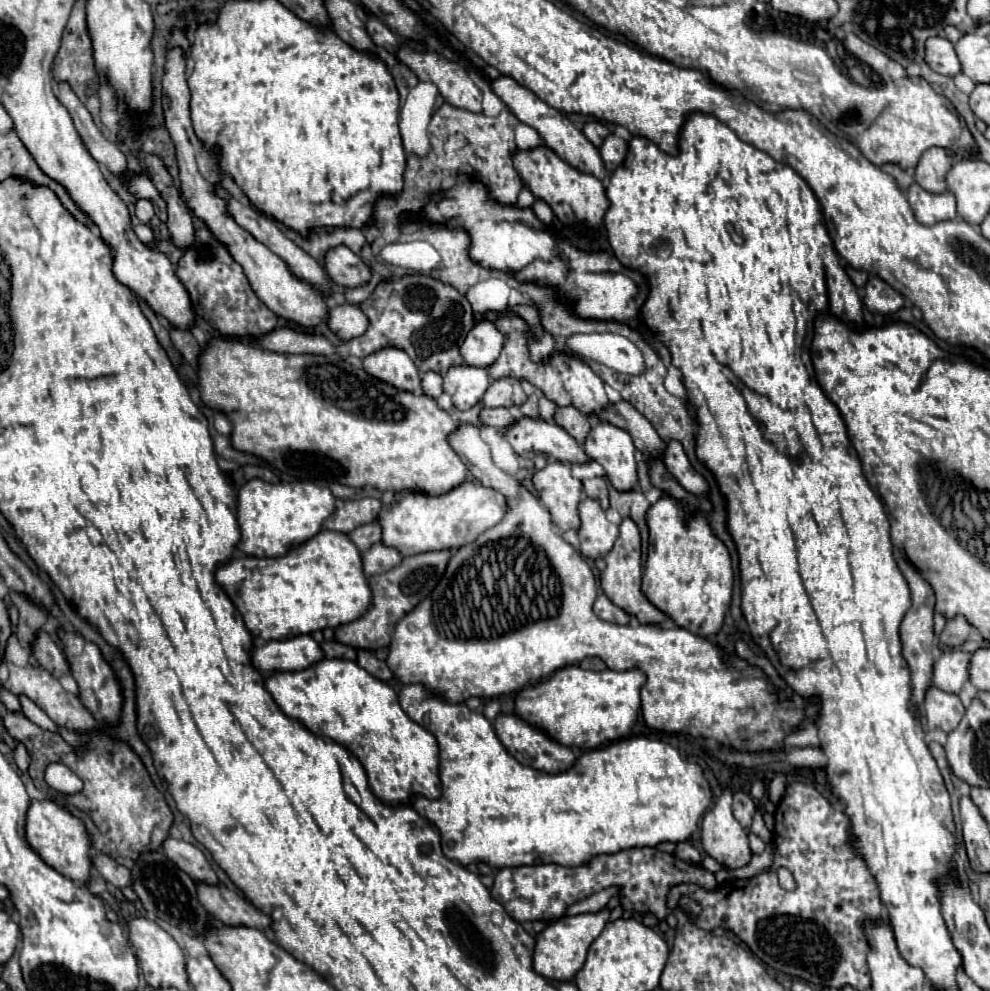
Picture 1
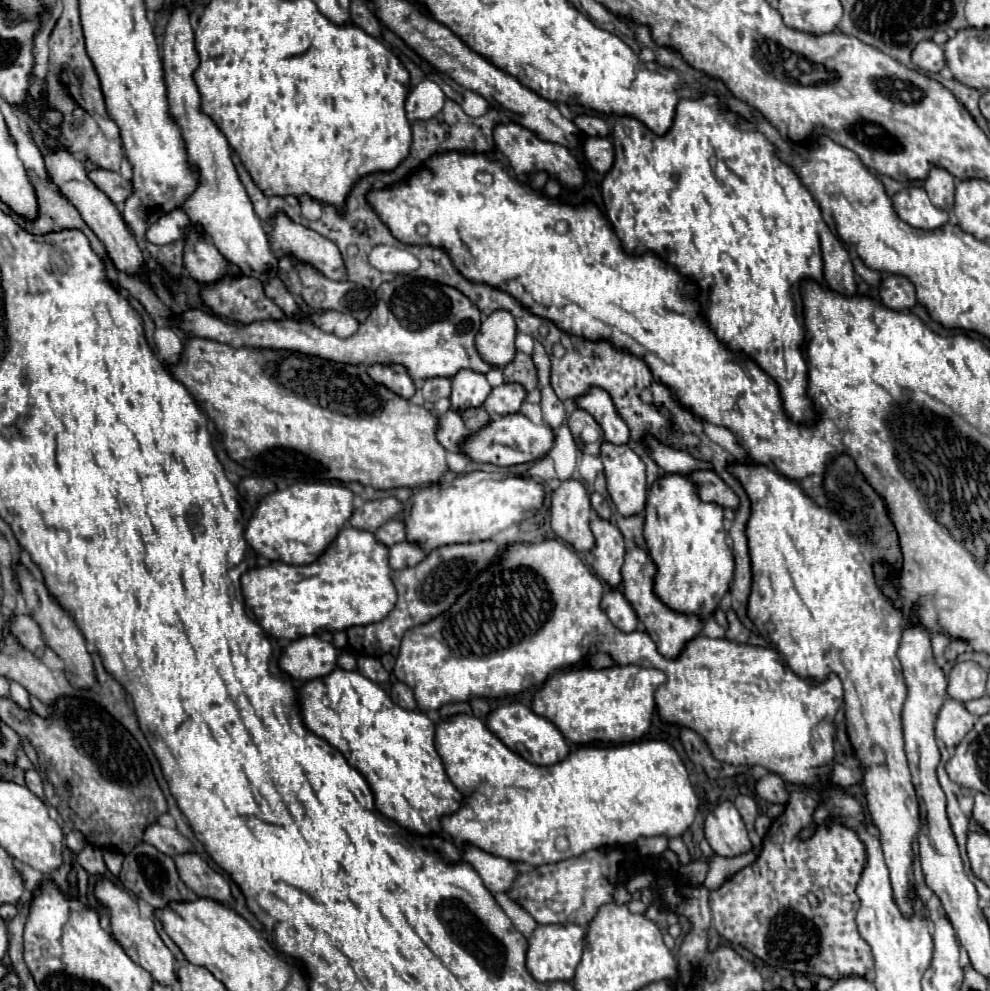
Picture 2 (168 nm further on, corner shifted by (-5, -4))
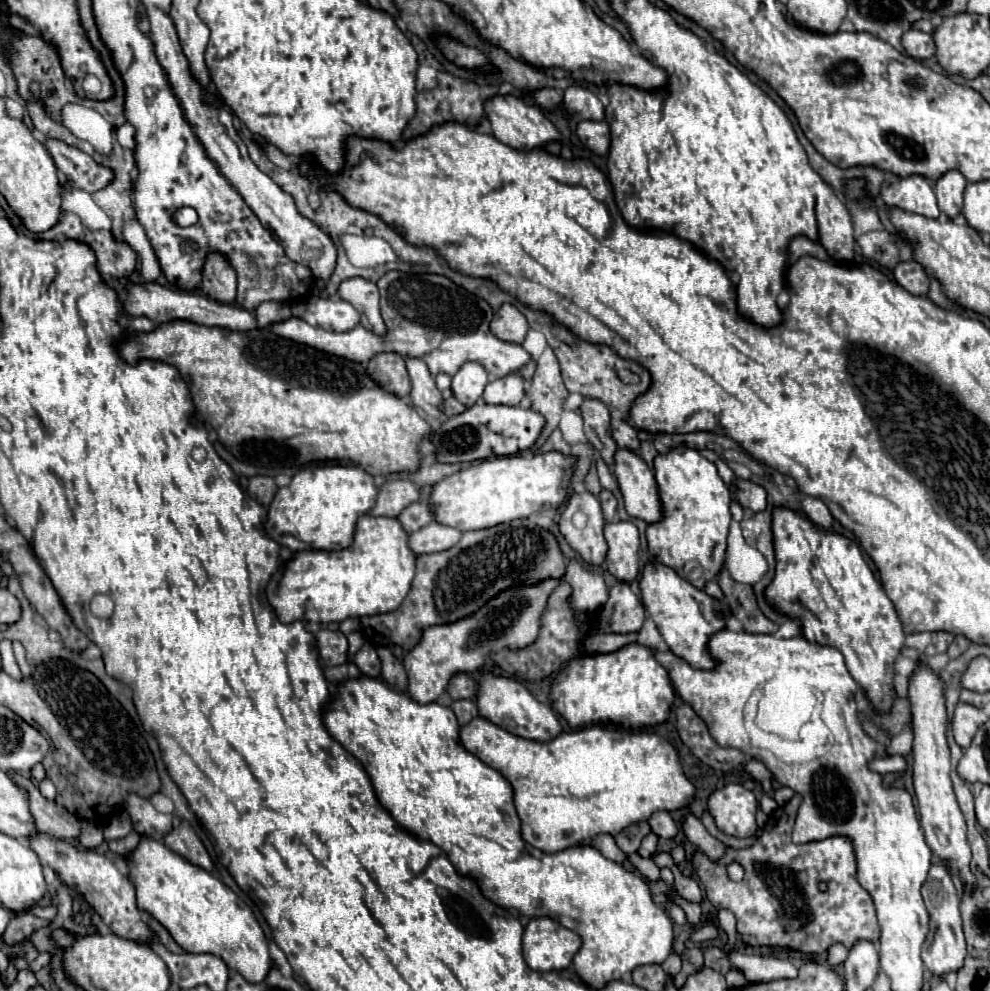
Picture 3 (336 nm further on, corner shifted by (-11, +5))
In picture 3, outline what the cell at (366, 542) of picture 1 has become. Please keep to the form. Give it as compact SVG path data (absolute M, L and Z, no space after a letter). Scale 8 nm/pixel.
M414 502L410 504L406 510L402 510L402 514L398 516L398 522L402 524L402 528L410 534L410 532L416 532L418 528L430 524L434 520L432 516L432 510L426 502Z

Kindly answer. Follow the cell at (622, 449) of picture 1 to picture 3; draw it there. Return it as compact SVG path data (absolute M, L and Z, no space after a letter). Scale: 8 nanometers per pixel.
M618 448L614 454L614 476L624 496L626 512L652 524L662 518L656 480L648 464L634 452Z

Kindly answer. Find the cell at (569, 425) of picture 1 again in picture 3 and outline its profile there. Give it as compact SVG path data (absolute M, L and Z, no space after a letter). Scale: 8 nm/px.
M586 398L580 406L582 418L584 418L584 430L588 442L600 452L602 460L612 466L612 456L616 452L616 442L610 436L610 414L604 402Z

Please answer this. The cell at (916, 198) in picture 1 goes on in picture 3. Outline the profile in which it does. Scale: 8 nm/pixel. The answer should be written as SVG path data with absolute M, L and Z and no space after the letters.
M886 174L886 180L882 184L882 198L886 206L898 206L906 212L922 214L926 218L940 216L934 190L924 176L900 178Z

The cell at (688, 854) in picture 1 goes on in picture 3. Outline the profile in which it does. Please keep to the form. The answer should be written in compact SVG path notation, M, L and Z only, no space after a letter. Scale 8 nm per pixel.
M656 812L650 820L648 820L652 832L660 838L674 838L678 834L676 822L672 820L672 816L668 812Z

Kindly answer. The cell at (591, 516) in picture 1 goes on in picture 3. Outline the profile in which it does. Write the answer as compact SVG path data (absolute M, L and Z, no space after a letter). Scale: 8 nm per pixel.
M606 522L604 536L608 542L606 568L608 572L622 580L632 582L638 576L638 530L636 526L626 522Z

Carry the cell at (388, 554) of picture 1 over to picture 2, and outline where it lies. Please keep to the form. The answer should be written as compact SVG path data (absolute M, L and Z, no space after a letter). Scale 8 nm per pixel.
M402 541L390 547L390 567L392 569L404 569L404 567L414 567L426 557L424 549L418 543Z

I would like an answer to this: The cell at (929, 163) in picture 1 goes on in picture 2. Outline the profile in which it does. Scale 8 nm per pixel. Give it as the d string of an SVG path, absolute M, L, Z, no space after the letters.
M934 167L928 175L928 179L924 181L924 189L926 189L932 205L942 211L952 211L954 187L956 187L956 179L940 167Z

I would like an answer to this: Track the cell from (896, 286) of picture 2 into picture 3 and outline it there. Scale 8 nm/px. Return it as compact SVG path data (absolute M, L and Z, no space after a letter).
M914 260L900 262L894 268L894 280L904 290L908 290L910 294L920 294L920 296L924 296L928 292L928 286L930 286L930 280L928 280L924 268L918 262L914 262Z

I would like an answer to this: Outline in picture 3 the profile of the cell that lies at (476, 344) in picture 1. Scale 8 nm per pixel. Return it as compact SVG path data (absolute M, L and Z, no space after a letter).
M502 304L490 322L490 332L504 342L522 344L528 332L528 322L516 306Z

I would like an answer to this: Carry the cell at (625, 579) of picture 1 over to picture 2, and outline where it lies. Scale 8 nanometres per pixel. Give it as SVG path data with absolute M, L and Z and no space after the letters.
M634 547L632 551L626 553L626 561L622 567L624 597L636 607L636 615L644 623L646 633L656 643L658 651L668 659L676 659L682 653L682 649L686 647L686 643L692 641L702 631L704 621L698 615L682 615L682 613L676 613L670 607L666 607L654 593L654 575L656 575L656 563L648 557L646 551Z

